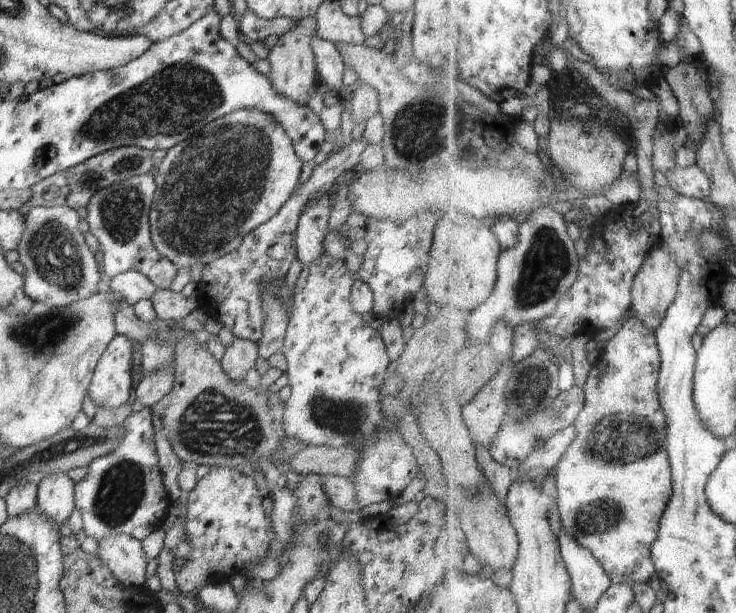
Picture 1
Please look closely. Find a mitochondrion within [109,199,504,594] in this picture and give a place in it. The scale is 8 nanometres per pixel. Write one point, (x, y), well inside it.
(211, 425)

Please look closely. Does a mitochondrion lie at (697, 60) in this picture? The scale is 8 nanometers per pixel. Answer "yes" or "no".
no

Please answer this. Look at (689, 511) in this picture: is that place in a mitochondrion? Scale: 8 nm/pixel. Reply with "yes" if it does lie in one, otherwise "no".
no

